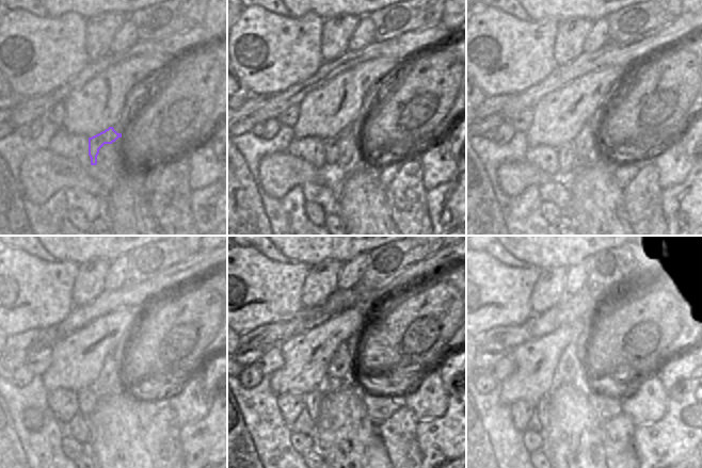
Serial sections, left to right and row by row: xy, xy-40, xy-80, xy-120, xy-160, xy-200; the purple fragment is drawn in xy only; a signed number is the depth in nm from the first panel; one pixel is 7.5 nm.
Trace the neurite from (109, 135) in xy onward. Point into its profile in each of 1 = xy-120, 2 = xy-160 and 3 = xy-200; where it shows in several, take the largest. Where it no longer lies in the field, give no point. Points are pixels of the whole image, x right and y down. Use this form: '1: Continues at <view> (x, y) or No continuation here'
1: Continues at xy-120 (86, 399)
2: Continues at xy-160 (313, 401)
3: Continues at xy-200 (544, 405).

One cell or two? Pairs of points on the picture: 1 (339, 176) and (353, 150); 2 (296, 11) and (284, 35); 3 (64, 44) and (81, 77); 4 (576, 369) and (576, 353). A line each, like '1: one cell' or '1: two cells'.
1: one cell
2: two cells
3: two cells
4: one cell

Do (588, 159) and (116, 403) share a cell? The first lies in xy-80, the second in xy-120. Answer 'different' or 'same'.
different

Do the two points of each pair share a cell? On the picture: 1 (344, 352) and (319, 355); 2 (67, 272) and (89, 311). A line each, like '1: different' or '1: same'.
1: different
2: different

